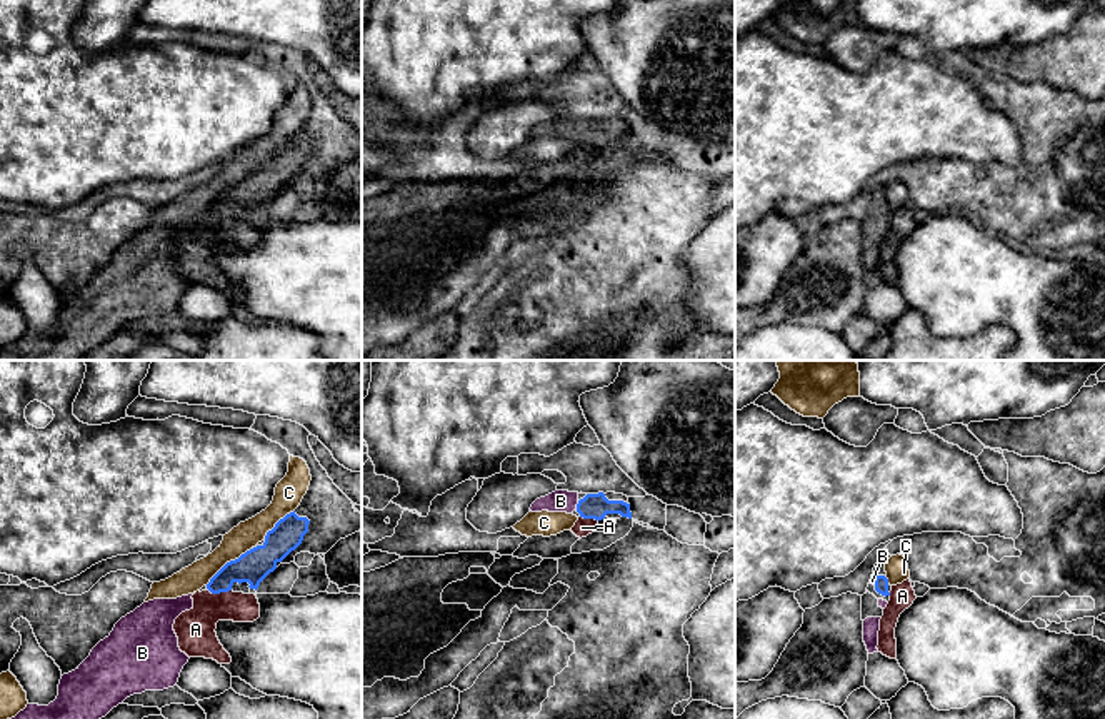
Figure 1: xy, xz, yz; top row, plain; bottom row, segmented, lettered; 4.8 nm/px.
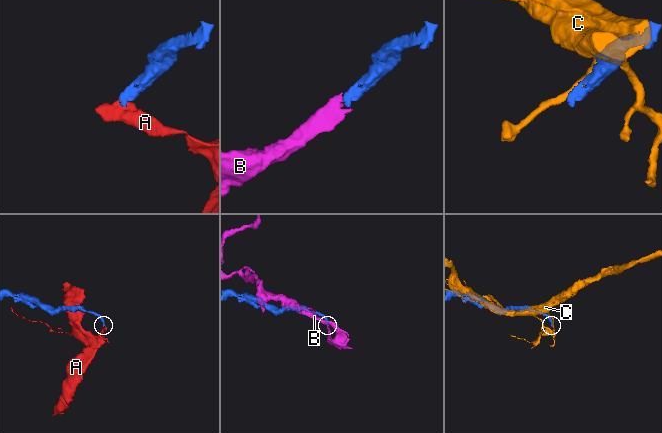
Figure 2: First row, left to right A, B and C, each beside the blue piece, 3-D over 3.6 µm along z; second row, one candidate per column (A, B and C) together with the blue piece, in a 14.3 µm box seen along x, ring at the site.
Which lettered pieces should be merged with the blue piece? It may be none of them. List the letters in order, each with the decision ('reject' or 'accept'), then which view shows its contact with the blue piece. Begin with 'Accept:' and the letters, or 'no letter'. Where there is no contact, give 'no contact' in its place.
Accept: B
A: reject | xy
B: accept | xz
C: reject | xy

